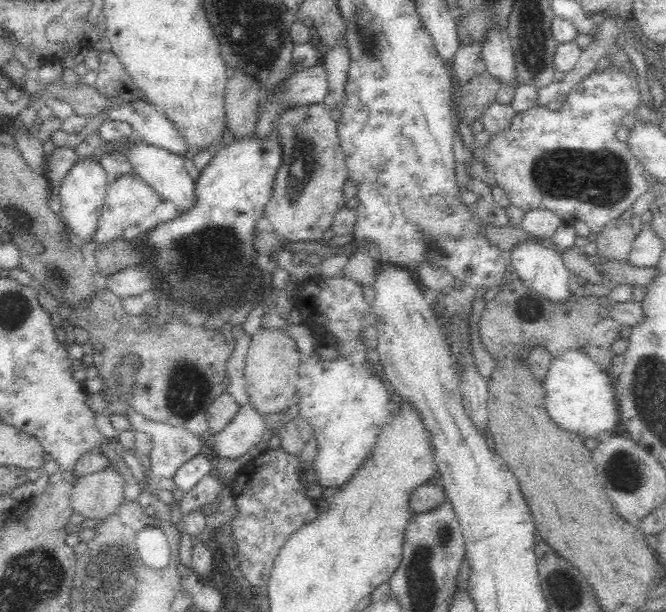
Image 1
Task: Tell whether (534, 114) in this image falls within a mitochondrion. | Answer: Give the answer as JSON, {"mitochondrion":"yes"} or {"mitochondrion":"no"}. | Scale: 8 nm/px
{"mitochondrion":"no"}

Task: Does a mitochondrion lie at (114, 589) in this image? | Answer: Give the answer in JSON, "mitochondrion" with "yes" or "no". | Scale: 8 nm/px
{"mitochondrion":"yes"}

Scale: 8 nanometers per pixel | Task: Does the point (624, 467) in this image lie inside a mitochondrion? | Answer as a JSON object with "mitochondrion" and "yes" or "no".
{"mitochondrion":"yes"}

